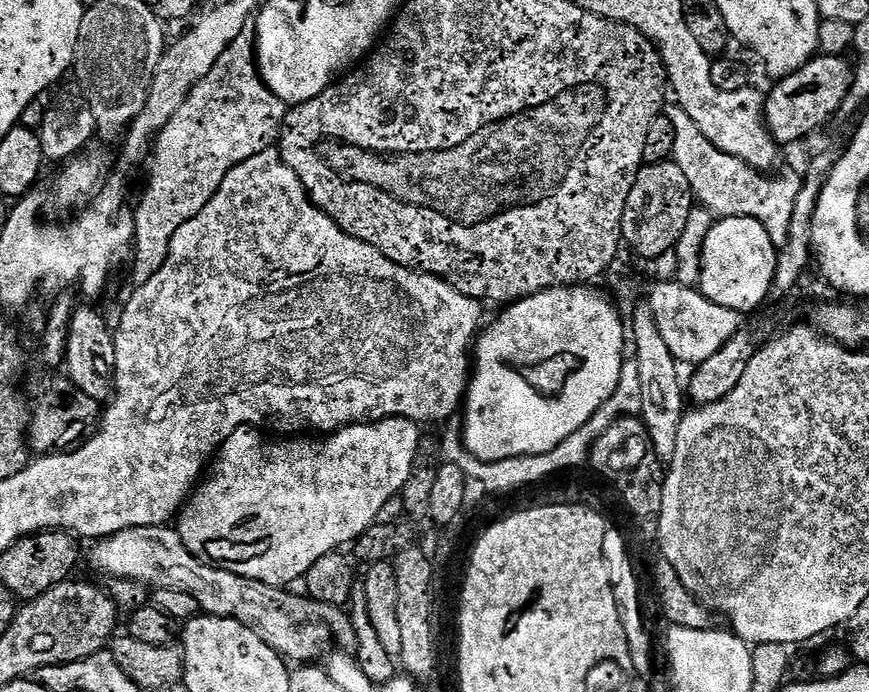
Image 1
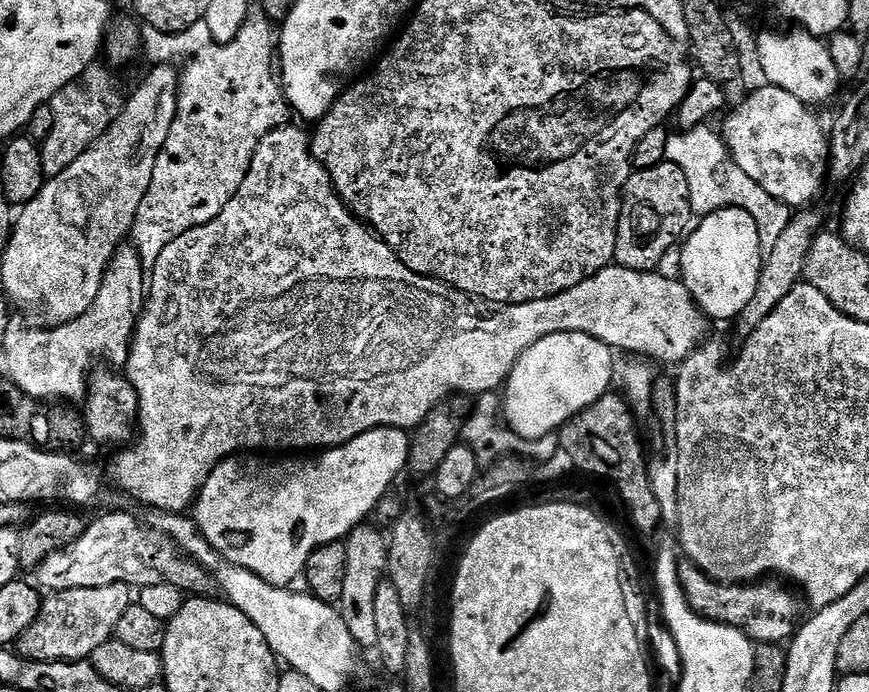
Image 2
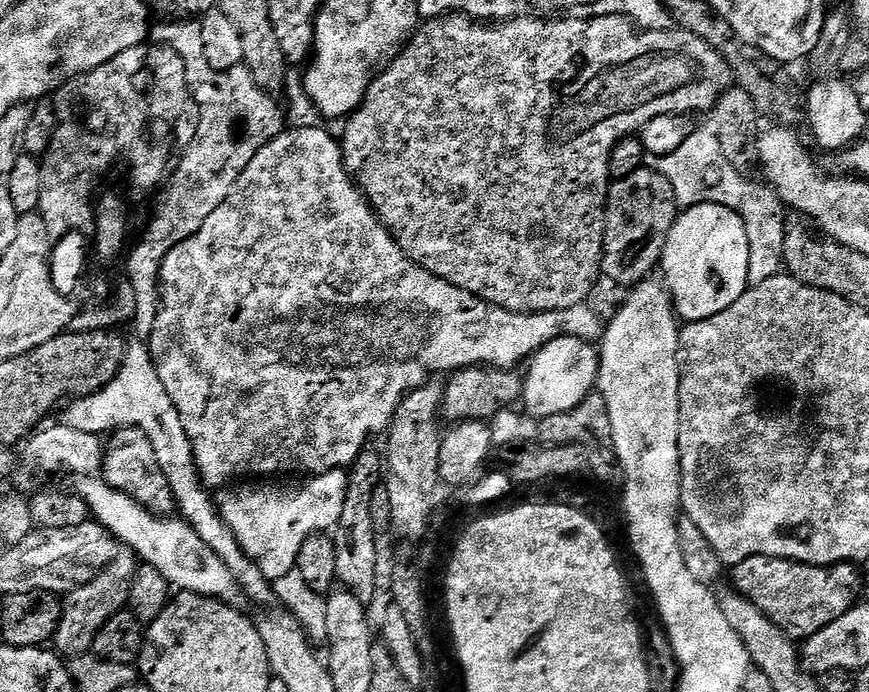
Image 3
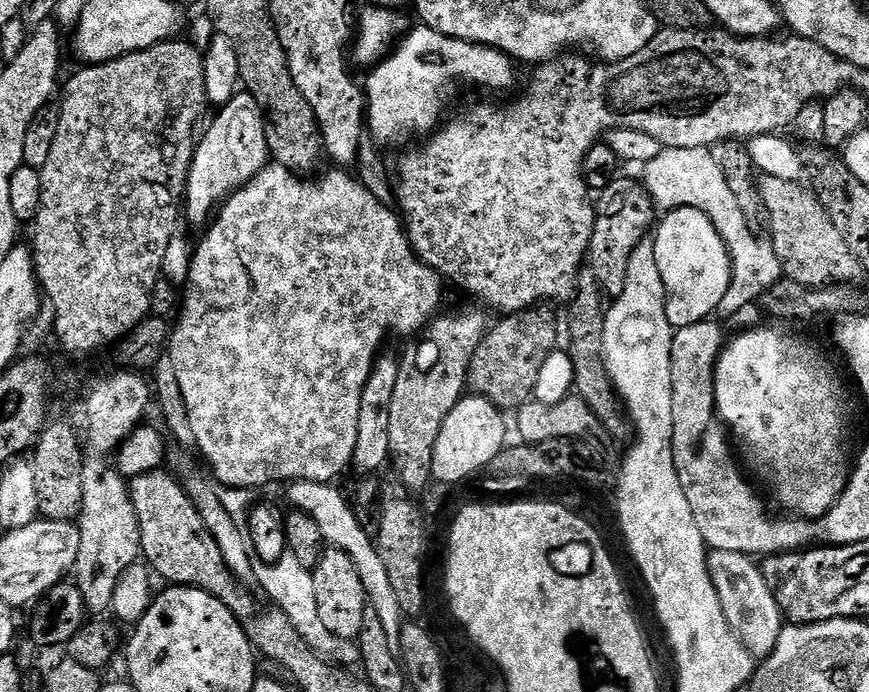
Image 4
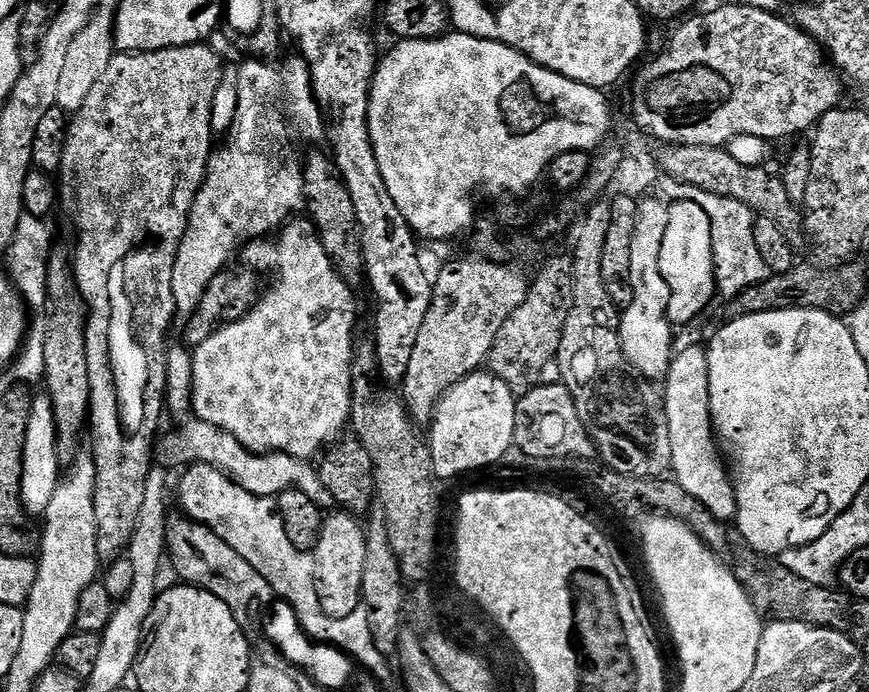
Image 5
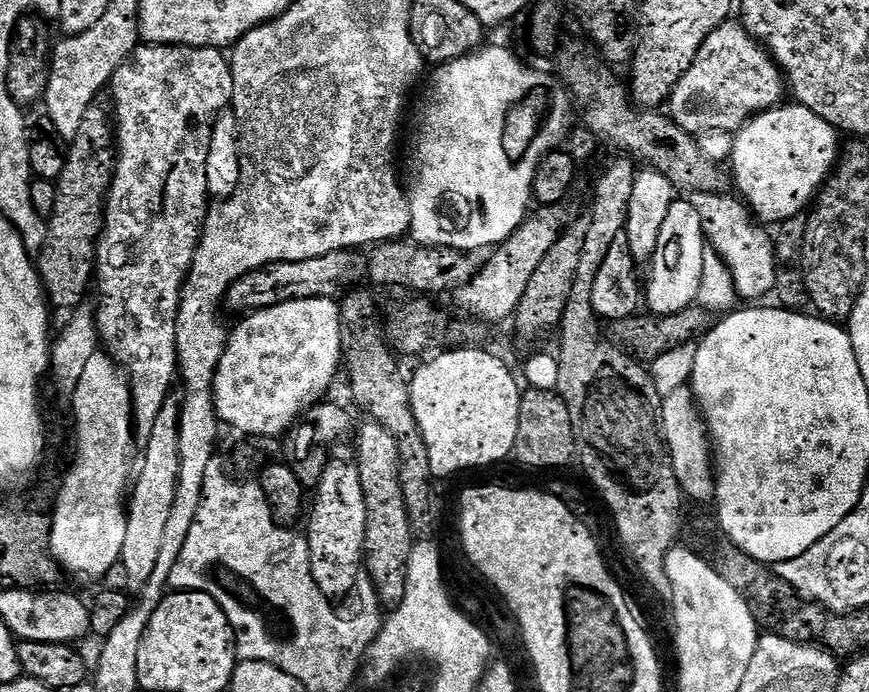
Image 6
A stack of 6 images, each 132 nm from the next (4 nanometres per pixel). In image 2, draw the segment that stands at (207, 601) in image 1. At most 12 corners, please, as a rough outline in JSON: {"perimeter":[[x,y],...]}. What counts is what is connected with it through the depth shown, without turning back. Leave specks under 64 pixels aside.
{"perimeter":[[126,512],[35,565],[49,593],[214,588],[207,568]]}

